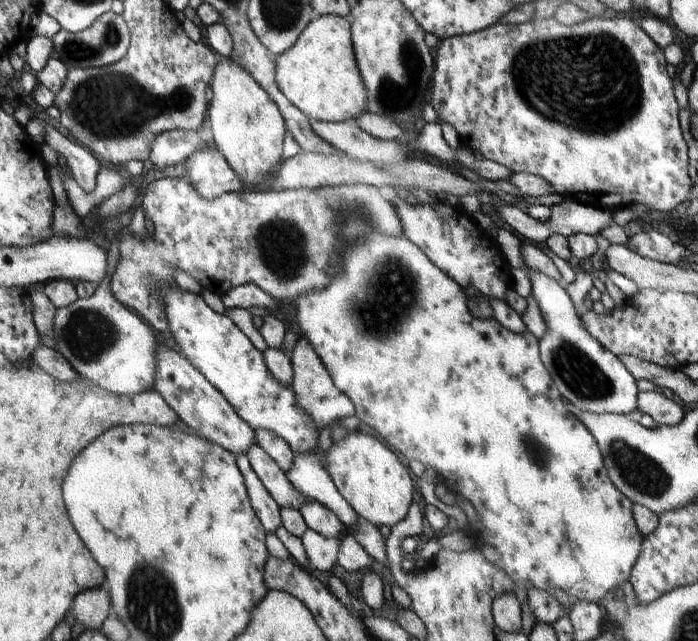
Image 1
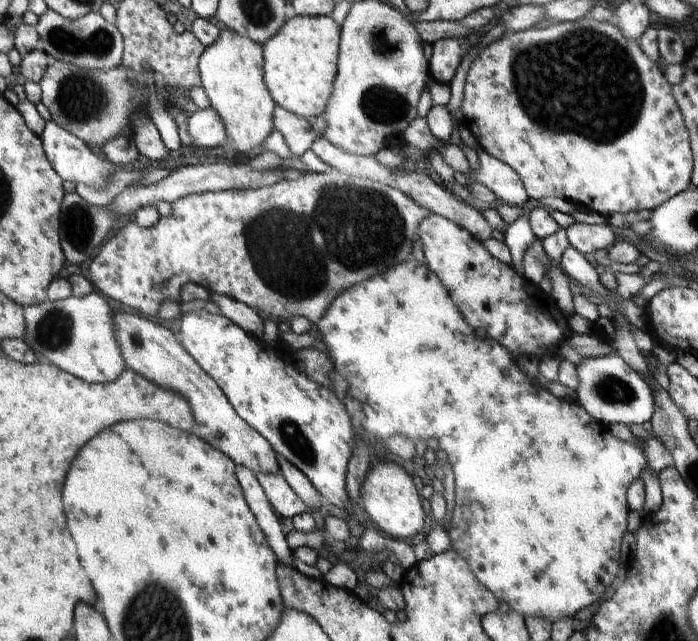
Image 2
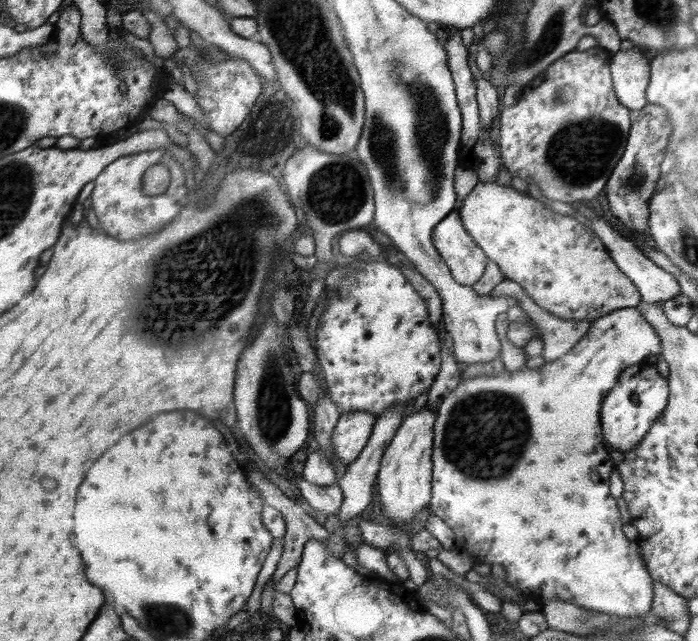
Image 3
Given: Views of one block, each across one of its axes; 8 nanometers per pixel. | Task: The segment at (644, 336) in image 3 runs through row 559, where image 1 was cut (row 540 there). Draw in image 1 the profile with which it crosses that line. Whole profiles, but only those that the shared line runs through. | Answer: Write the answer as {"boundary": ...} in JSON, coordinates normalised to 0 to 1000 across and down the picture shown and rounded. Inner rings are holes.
{"boundary":[[[556,300],[556,306],[559,315],[567,321],[570,340],[576,346],[577,368],[550,368],[547,362],[529,360],[527,368],[519,368],[519,376],[507,374],[507,381],[491,382],[493,387],[504,387],[493,393],[493,415],[473,437],[473,443],[467,443],[467,449],[447,452],[421,465],[427,507],[447,546],[456,552],[461,571],[473,583],[479,602],[490,615],[496,615],[507,632],[507,643],[514,655],[536,668],[556,690],[556,696],[562,696],[585,718],[596,718],[605,721],[609,729],[625,732],[632,752],[649,772],[662,771],[676,783],[691,825],[676,821],[679,827],[670,828],[685,839],[688,849],[682,856],[688,866],[713,889],[725,892],[725,899],[729,899],[736,911],[754,920],[771,917],[792,922],[792,917],[802,917],[819,938],[837,936],[861,942],[868,925],[887,922],[891,911],[901,905],[905,885],[920,861],[923,836],[908,814],[907,783],[877,755],[854,686],[831,655],[809,640],[808,622],[774,562],[772,530],[756,515],[746,523],[725,515],[706,493],[688,499],[669,477],[670,460],[678,456],[722,468],[725,452],[734,449],[732,415],[715,392],[709,371],[688,356],[676,339],[660,326],[646,323],[628,310],[619,318],[600,317],[587,321],[564,300]]]}

